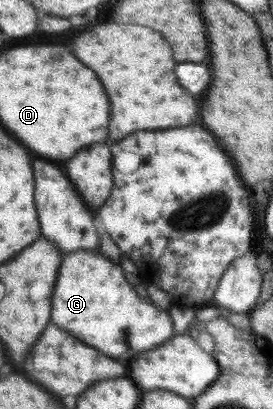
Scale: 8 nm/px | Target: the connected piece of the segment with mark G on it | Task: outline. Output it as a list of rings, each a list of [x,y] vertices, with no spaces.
[[[79,249],[62,255],[56,283],[53,287],[50,309],[51,323],[67,330],[73,338],[81,340],[83,344],[97,348],[101,354],[109,356],[109,358],[123,356],[129,348],[135,352],[149,350],[149,348],[157,346],[159,340],[163,340],[167,336],[171,338],[175,334],[168,311],[155,307],[149,298],[139,297],[134,288],[125,281],[120,265],[95,251]]]

